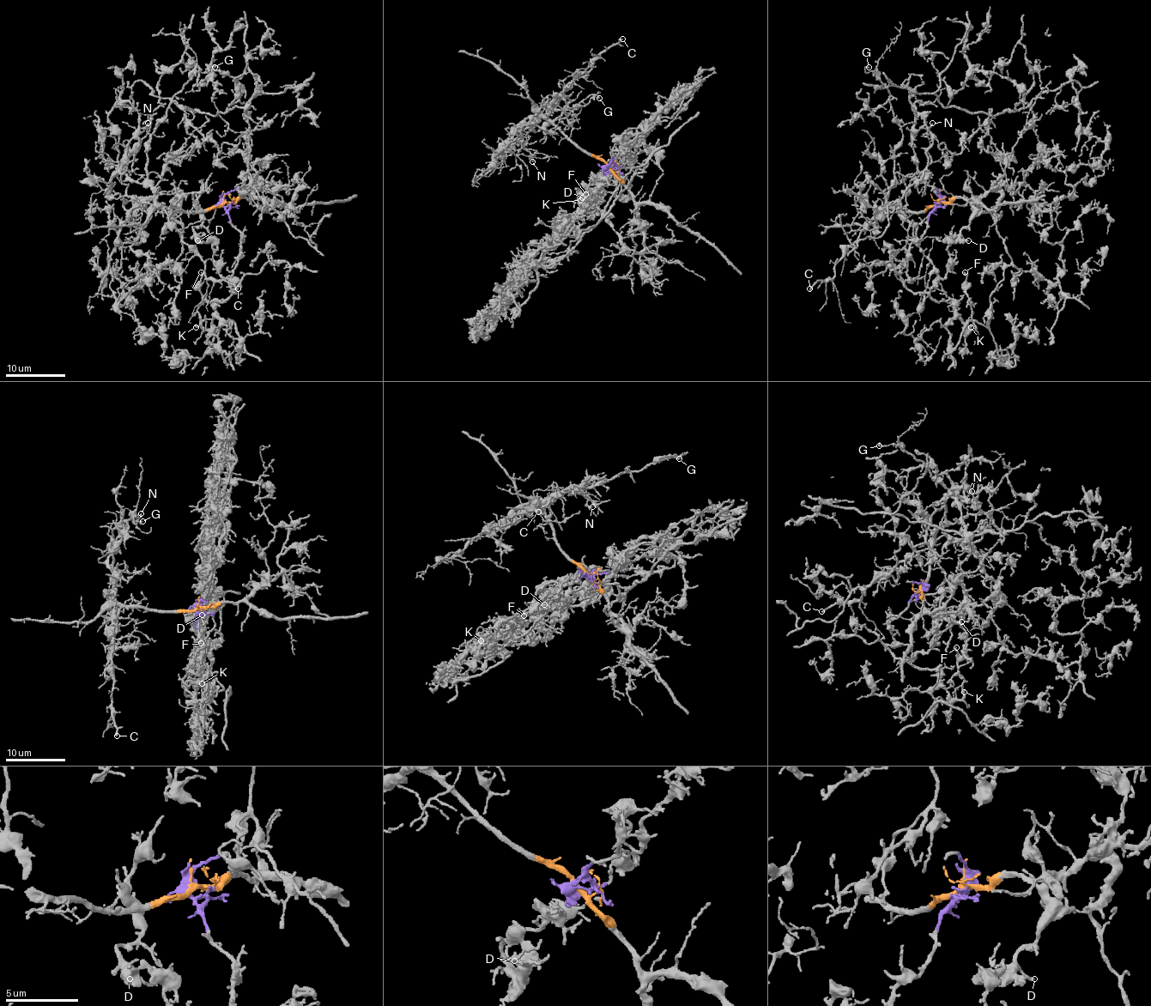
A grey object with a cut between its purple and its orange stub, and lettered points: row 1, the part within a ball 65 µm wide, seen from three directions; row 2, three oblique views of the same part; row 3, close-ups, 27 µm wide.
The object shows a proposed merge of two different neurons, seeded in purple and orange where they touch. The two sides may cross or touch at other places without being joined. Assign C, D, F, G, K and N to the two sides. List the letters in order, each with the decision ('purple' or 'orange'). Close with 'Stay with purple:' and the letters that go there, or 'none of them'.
C: orange
D: purple
F: purple
G: orange
K: purple
N: orange
Stay with purple: D, F, K

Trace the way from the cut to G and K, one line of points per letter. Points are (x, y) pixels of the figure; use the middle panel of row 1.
G: (608, 166), (581, 151), (541, 117), (531, 123), (536, 131), (554, 119), (561, 119), (591, 94), (599, 97)
K: (607, 166), (625, 153), (617, 136), (623, 133), (596, 196), (579, 199)

